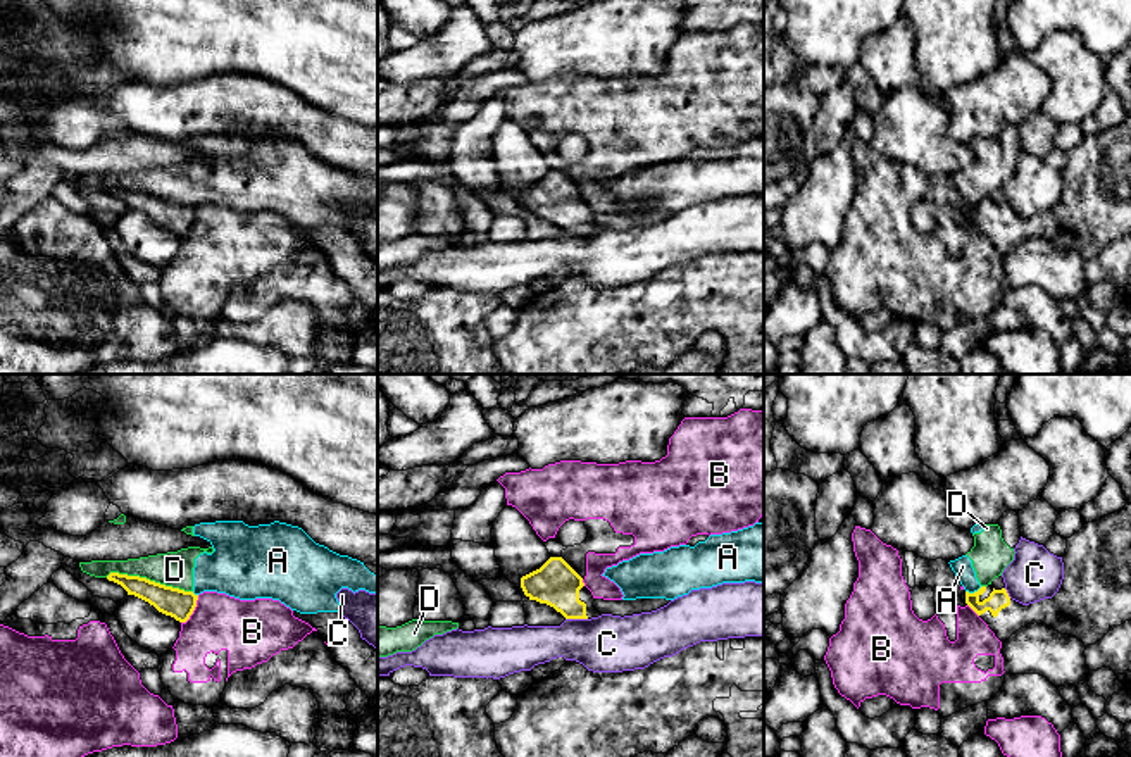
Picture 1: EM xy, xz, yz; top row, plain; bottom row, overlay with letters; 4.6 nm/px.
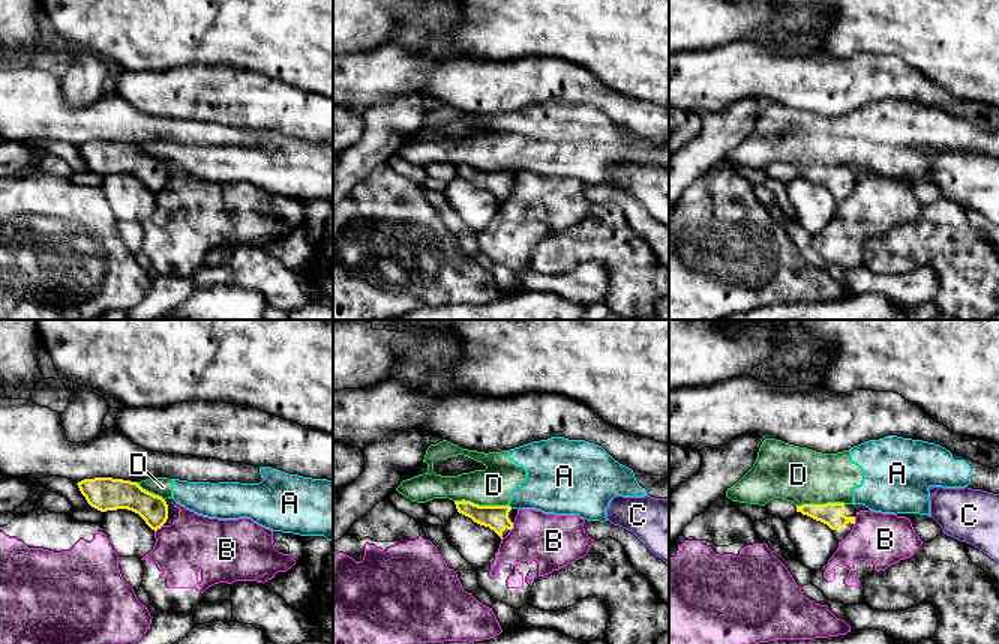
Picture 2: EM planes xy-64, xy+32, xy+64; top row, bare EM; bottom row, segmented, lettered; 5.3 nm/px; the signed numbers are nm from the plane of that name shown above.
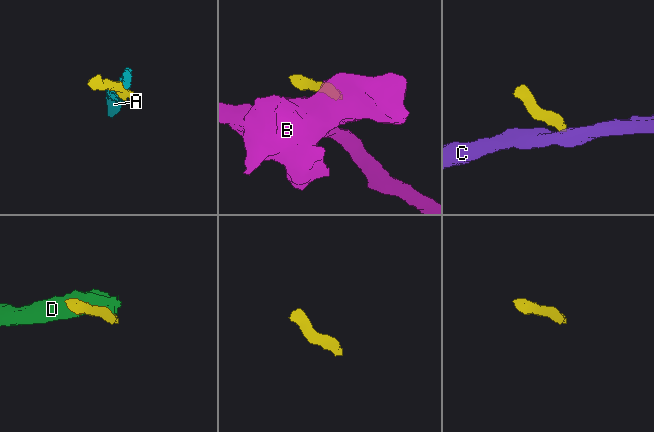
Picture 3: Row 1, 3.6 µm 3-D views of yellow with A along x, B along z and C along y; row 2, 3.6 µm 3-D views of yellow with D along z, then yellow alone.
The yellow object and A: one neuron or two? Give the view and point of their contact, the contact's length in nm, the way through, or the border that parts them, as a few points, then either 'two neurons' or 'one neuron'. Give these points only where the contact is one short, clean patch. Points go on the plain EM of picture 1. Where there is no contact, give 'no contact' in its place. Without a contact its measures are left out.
yz (974, 206) | 80 nm | along yz (981, 200), (966, 206) | two neurons

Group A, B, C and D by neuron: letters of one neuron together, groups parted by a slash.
A D / B / C

